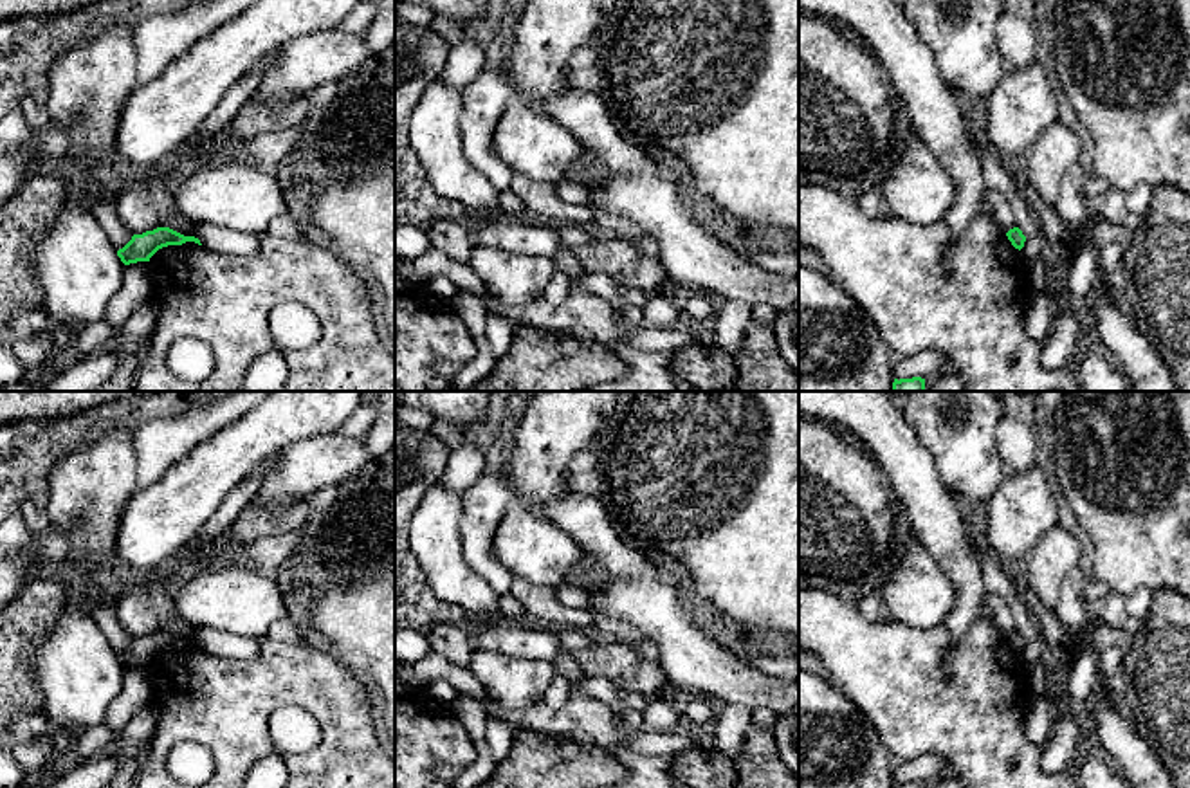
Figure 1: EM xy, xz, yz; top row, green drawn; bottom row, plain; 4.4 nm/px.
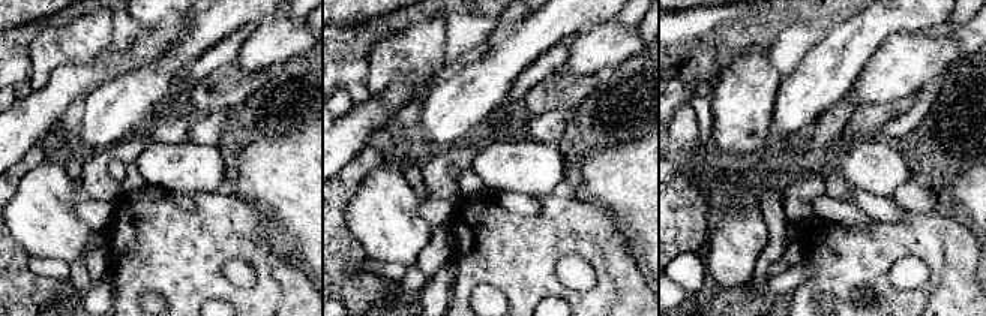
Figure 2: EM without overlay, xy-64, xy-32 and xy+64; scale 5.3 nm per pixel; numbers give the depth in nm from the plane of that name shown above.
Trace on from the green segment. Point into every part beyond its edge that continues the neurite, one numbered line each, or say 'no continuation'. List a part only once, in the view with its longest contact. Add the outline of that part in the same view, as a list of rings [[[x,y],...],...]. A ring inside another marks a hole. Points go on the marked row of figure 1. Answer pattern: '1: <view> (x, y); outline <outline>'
no continuation

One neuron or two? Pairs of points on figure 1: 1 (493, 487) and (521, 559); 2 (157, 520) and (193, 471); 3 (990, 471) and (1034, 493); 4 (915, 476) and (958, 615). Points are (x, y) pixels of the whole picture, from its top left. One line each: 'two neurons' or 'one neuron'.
1: two neurons
2: one neuron
3: two neurons
4: one neuron

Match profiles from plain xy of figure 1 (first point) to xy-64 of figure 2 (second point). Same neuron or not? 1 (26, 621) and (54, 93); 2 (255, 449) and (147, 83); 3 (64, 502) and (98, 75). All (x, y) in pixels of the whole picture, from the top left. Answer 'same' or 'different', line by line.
1: different
2: same
3: different

